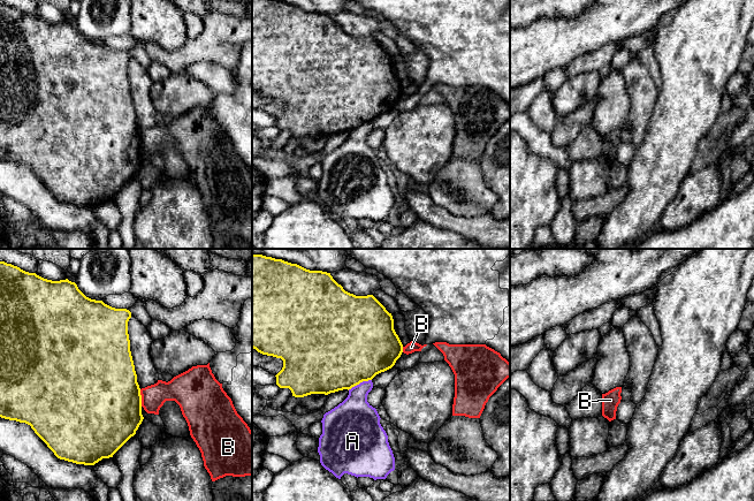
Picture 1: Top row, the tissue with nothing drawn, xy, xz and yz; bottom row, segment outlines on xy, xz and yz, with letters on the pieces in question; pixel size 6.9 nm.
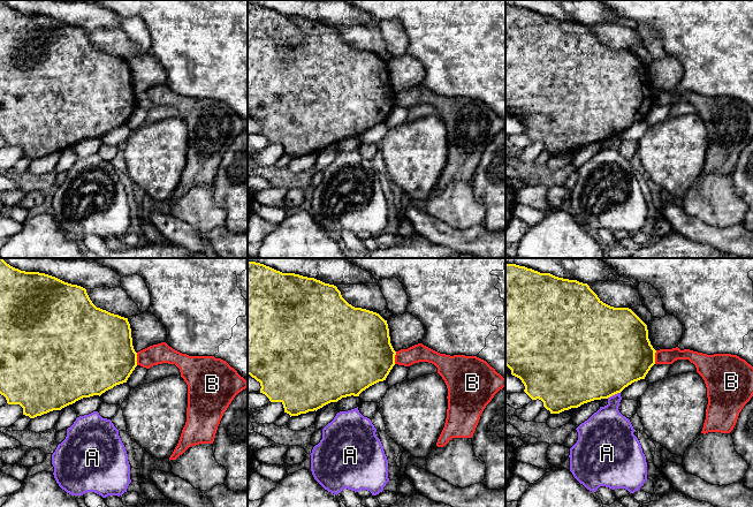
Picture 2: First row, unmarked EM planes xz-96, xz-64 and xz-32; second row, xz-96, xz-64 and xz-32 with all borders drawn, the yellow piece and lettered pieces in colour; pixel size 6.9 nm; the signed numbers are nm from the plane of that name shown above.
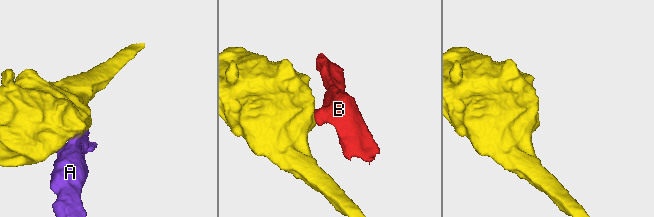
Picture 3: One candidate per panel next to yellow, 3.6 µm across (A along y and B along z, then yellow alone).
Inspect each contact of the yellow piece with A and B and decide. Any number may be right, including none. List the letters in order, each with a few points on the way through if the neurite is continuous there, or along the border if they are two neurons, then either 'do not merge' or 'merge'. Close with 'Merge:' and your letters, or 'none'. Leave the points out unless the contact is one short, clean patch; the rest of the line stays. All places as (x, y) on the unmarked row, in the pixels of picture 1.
A: along xz (371, 121), (363, 122), (348, 131) | do not merge
B: along xy (139, 131), (142, 147) | do not merge
Merge: none

